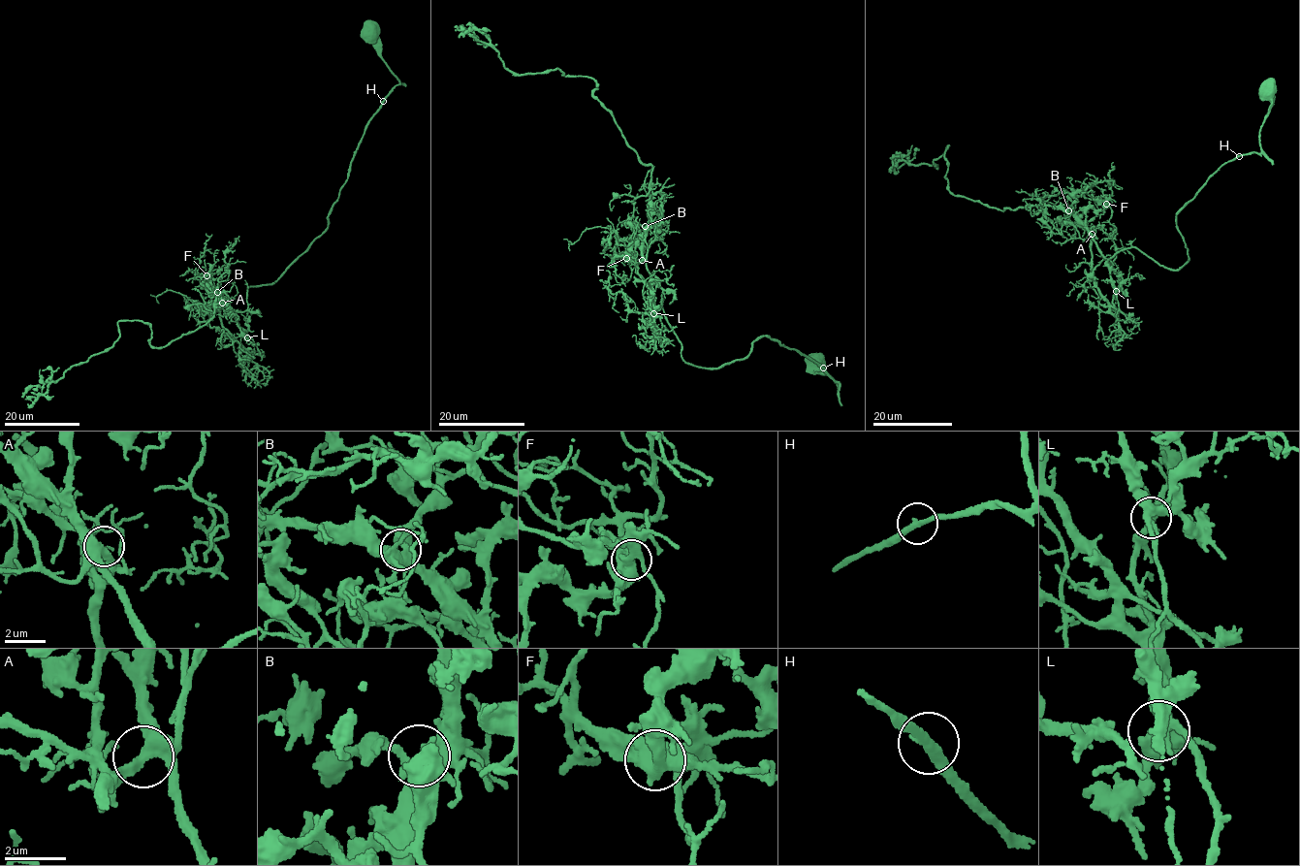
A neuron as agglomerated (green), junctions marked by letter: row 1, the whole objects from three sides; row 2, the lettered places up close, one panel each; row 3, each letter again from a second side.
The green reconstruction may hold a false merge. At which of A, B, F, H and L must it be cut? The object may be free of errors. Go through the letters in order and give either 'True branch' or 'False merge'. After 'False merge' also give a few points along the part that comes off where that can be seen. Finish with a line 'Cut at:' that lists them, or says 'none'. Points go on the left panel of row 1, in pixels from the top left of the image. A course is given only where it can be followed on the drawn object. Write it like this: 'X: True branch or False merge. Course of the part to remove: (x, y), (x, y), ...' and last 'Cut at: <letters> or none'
A: True branch
B: True branch
F: True branch
H: True branch
L: True branch
Cut at: none

